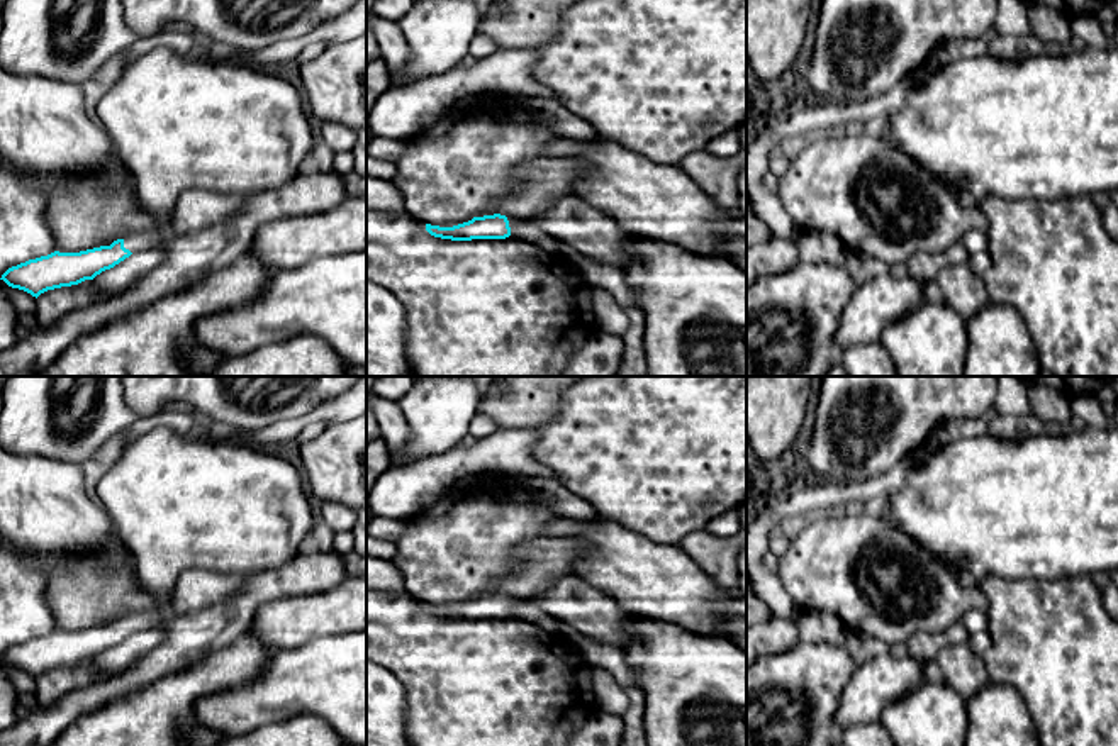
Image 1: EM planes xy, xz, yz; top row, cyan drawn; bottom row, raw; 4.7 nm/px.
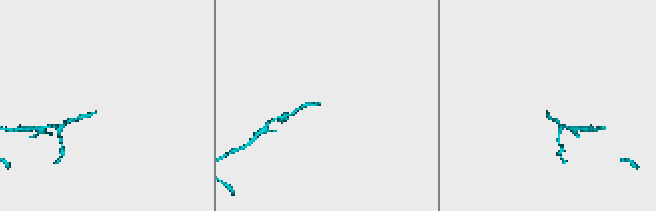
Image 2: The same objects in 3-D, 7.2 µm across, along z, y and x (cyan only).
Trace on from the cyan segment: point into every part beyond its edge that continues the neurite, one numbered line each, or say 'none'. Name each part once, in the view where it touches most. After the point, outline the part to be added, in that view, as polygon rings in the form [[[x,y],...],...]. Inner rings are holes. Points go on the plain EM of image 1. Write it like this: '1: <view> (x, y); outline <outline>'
1: xy (175, 502); outline [[[158,427],[143,436],[139,436],[134,443],[124,448],[120,459],[107,471],[107,475],[100,480],[97,487],[97,493],[100,498],[100,505],[105,509],[112,521],[112,531],[124,544],[124,548],[131,553],[136,575],[143,588],[153,597],[154,607],[143,612],[132,612],[124,615],[124,627],[134,632],[143,632],[148,629],[163,629],[166,619],[170,617],[170,593],[180,578],[180,575],[187,570],[205,570],[215,573],[229,573],[251,576],[260,571],[273,570],[288,563],[297,553],[310,544],[312,527],[316,524],[316,517],[312,514],[310,500],[307,495],[307,485],[299,473],[299,470],[287,461],[277,449],[258,448],[248,441],[217,441],[212,437],[193,439],[188,436],[180,436],[171,429]]]

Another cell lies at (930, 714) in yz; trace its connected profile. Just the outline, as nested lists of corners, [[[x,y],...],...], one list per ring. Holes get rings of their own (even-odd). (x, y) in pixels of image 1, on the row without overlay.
[[[923,682],[887,704],[879,724],[894,746],[964,746],[967,702],[948,685]]]

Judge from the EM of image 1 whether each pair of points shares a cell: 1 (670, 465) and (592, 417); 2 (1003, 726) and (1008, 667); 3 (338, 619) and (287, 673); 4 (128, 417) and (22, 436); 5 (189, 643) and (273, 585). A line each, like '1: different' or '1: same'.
1: same
2: different
3: different
4: same
5: same

